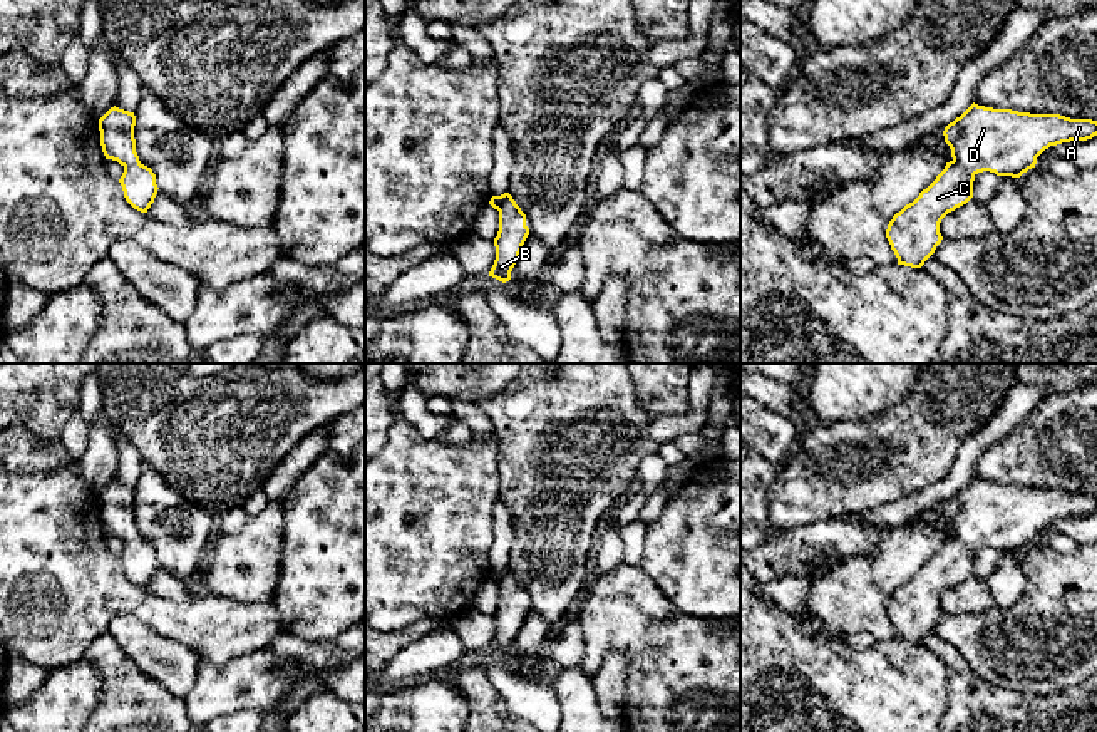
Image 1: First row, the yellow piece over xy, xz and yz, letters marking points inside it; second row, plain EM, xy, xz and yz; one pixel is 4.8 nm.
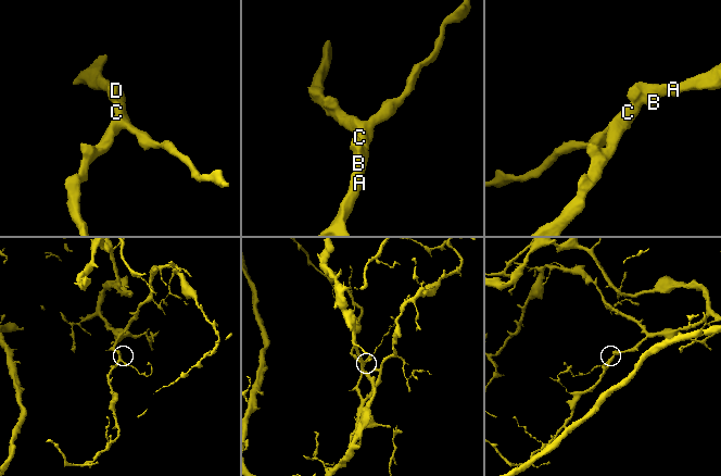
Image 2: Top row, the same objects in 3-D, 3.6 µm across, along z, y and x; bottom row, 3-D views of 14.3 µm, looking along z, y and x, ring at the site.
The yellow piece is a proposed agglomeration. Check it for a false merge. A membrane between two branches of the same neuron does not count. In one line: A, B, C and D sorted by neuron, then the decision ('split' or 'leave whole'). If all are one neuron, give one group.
groups A B C D; leave whole

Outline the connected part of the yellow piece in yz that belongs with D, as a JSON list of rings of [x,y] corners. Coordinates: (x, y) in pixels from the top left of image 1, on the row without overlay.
[[[973,477],[945,503],[943,511],[953,534],[888,600],[886,613],[898,640],[924,640],[943,615],[941,595],[973,573],[978,548],[1020,553],[1035,543],[1037,533],[1050,521],[1097,511],[1097,496],[993,484]]]

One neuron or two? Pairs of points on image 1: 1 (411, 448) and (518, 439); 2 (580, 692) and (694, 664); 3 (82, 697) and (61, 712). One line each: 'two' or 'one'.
1: two
2: two
3: one

